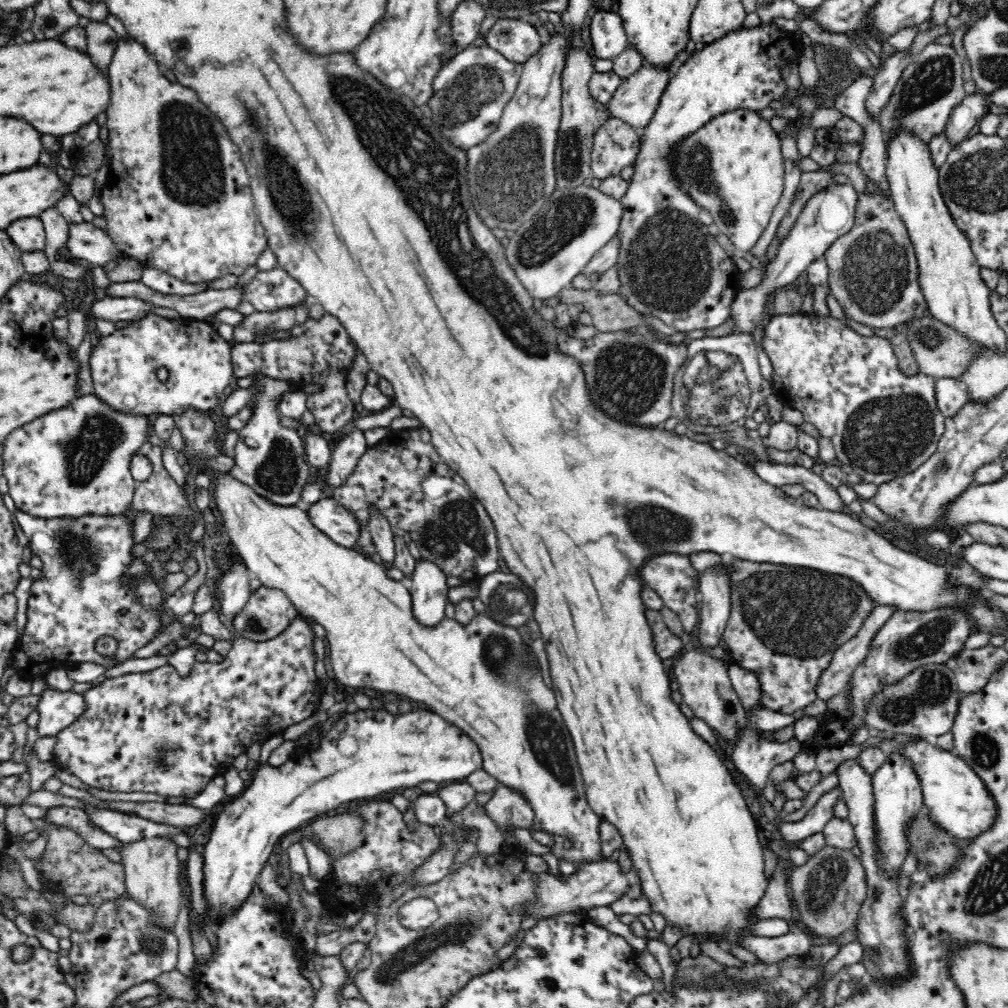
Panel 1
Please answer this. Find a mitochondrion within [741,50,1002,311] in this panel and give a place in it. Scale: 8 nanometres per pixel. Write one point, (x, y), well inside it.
(931, 81)

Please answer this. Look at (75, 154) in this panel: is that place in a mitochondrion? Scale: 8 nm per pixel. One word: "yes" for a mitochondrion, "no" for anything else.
no

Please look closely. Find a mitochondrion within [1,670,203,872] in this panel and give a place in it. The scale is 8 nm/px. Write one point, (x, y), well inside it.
(163, 758)

